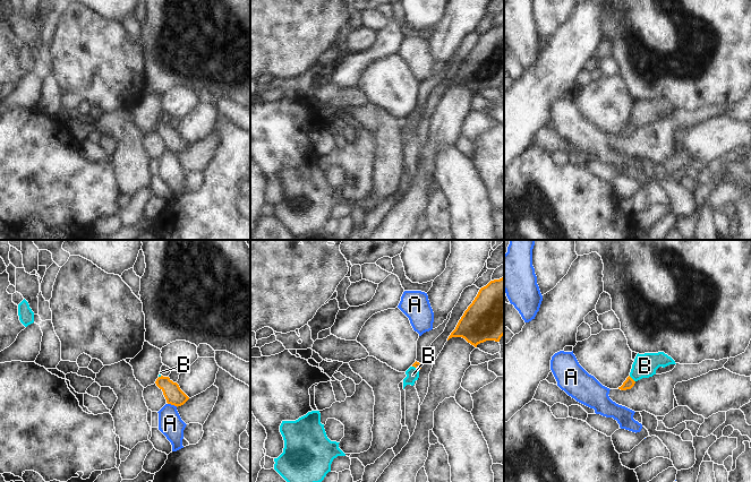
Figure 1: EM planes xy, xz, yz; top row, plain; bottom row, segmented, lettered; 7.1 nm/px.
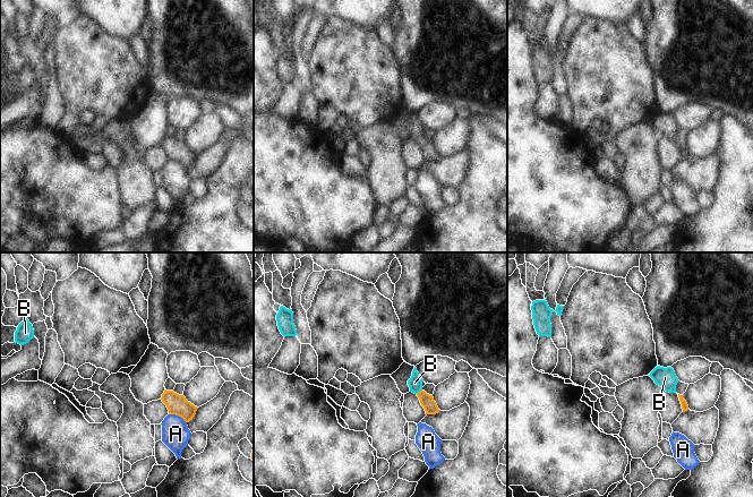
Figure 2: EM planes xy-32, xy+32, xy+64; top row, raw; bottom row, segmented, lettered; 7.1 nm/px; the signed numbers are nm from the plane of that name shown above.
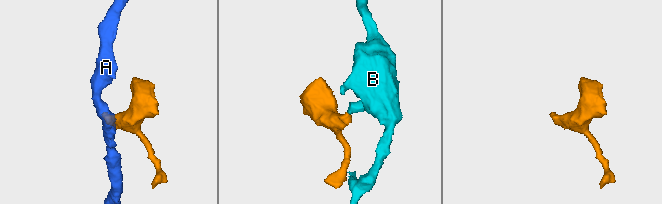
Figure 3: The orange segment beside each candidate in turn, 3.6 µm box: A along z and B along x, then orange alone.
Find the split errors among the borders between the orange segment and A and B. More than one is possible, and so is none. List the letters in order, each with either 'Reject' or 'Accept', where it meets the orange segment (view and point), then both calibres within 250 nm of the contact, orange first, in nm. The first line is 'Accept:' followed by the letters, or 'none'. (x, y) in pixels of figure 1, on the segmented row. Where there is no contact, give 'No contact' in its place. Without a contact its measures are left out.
Accept: B
A: Reject. Touches orange at xy (172, 404). Thickness 130 nm (orange) against 170 nm
B: Accept. Touches orange at yz (632, 379). Thickness 70 nm (orange) against 170 nm.

